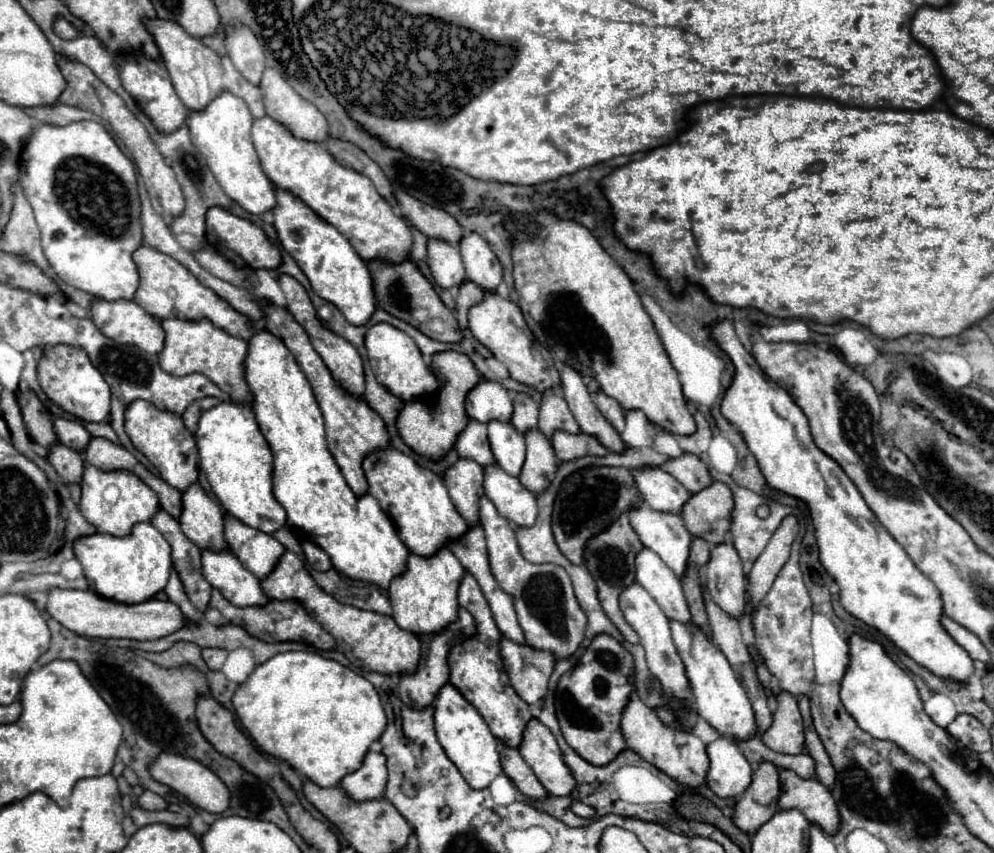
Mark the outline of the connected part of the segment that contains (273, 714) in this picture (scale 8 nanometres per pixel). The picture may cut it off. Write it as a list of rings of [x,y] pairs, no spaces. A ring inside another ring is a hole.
[[[309,651],[279,653],[257,665],[249,679],[237,687],[231,701],[241,725],[265,753],[287,761],[293,769],[297,769],[309,781],[315,781],[319,787],[335,787],[347,773],[359,769],[367,747],[381,737],[387,725],[379,695],[365,677],[337,661]]]

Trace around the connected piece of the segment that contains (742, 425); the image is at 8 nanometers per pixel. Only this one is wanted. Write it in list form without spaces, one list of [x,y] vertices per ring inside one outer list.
[[[733,322],[717,323],[713,339],[735,365],[735,377],[721,403],[721,413],[741,429],[767,483],[807,503],[819,545],[819,561],[837,581],[845,611],[887,635],[931,673],[963,683],[973,673],[973,661],[939,623],[943,605],[937,587],[877,521],[845,471],[813,443],[805,413],[781,385],[759,369],[753,355],[739,341]]]

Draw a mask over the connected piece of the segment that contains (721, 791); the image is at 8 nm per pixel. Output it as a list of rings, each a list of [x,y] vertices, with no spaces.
[[[719,737],[711,745],[707,745],[707,755],[711,761],[707,773],[709,789],[723,799],[739,797],[747,785],[751,785],[751,765],[739,753],[739,747],[729,737]]]

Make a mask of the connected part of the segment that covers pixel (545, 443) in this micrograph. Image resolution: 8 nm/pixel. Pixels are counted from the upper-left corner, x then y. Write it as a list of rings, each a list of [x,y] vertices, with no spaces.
[[[539,429],[525,433],[525,443],[527,443],[527,459],[519,475],[519,481],[525,489],[539,495],[555,479],[559,461],[555,457],[551,441],[545,439],[545,435]]]

